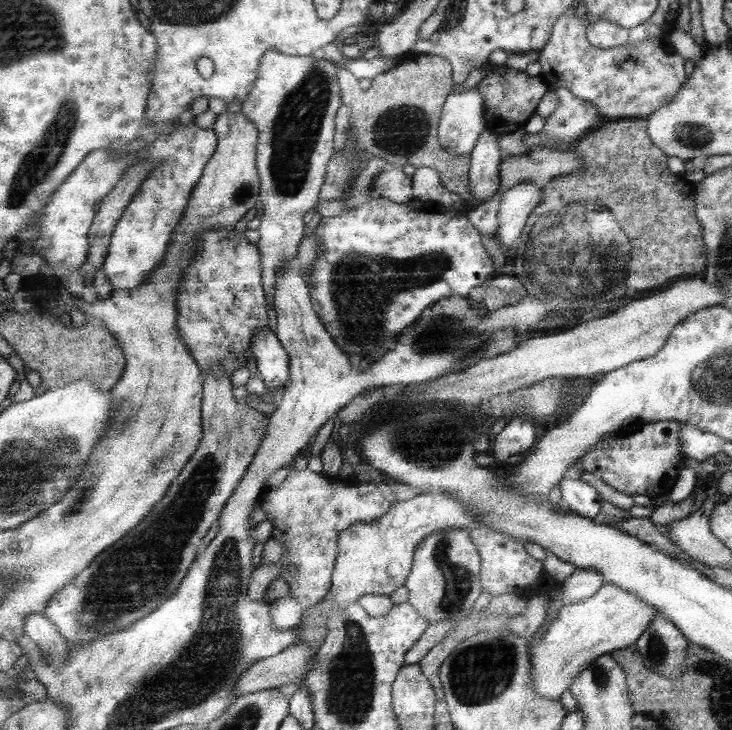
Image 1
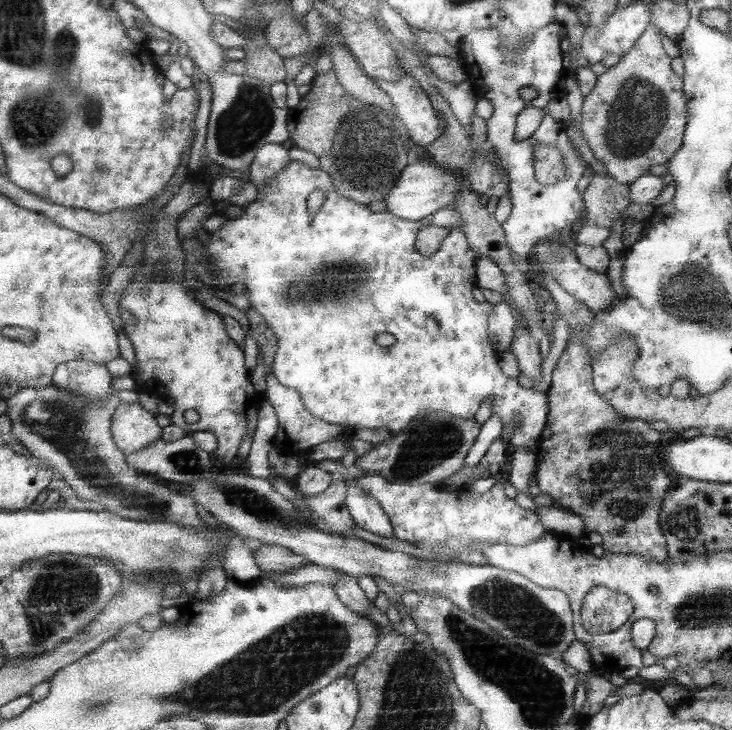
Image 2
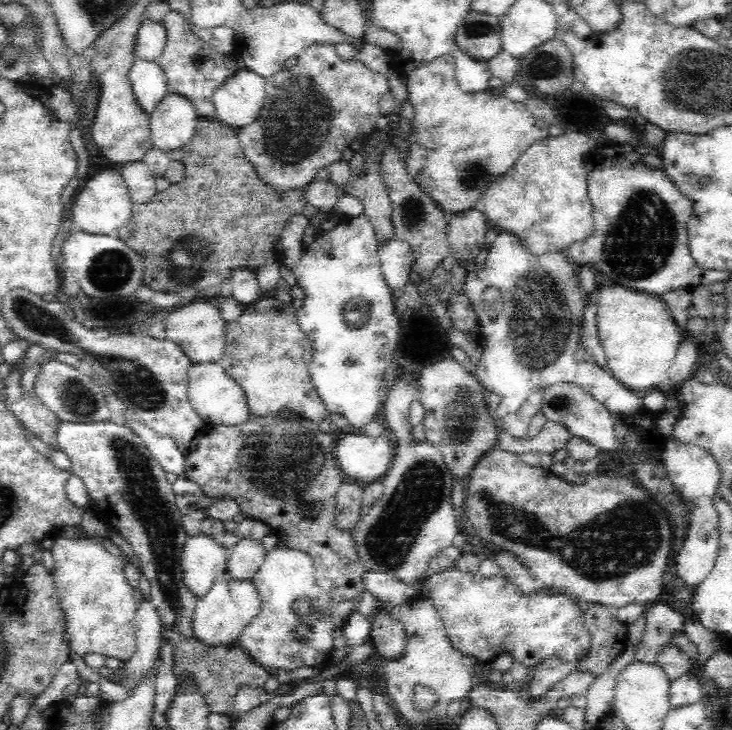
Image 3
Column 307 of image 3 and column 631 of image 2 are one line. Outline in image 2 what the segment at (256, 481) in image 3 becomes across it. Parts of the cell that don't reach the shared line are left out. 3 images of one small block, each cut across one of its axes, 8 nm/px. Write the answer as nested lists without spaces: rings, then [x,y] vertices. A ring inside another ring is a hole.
[[[555,272],[543,274],[541,284],[553,296],[559,316],[569,328],[569,346],[559,358],[553,384],[547,390],[551,410],[549,424],[537,444],[539,486],[543,494],[553,498],[555,506],[583,516],[589,532],[603,536],[607,554],[635,552],[657,562],[667,562],[671,554],[665,528],[661,528],[661,512],[665,498],[679,484],[667,464],[667,444],[661,444],[659,430],[655,430],[655,442],[647,438],[653,432],[649,422],[631,422],[617,412],[609,398],[597,392],[593,356],[587,346],[597,314],[575,300],[557,280]]]

